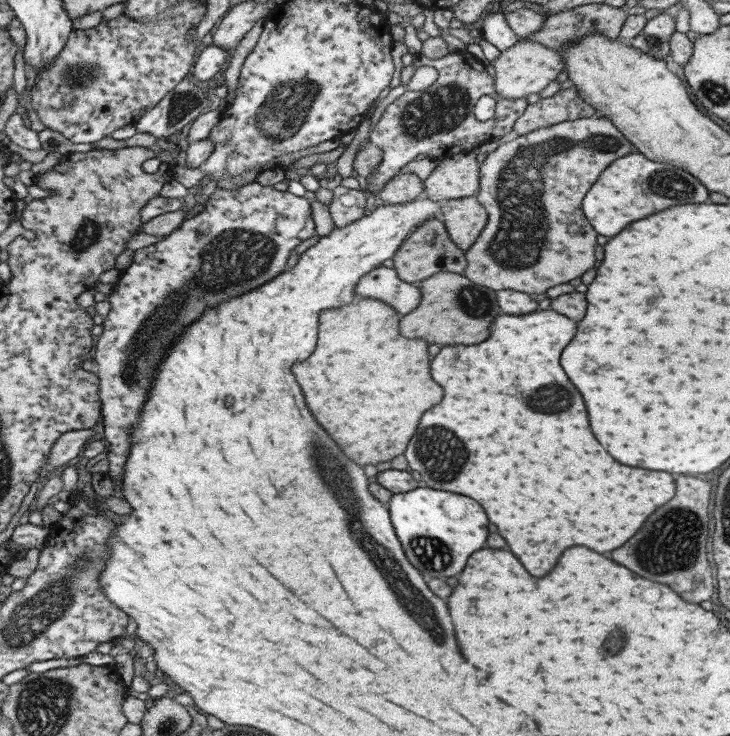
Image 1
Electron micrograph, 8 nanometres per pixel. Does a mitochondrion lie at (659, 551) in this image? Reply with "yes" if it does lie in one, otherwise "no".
yes

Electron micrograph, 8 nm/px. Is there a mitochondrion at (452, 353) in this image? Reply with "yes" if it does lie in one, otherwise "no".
no

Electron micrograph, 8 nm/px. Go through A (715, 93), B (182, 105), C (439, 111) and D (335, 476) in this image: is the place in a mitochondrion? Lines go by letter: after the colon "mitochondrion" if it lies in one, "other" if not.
A: mitochondrion
B: mitochondrion
C: mitochondrion
D: mitochondrion

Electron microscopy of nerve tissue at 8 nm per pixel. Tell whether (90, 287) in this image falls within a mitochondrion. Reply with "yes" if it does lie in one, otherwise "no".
no

